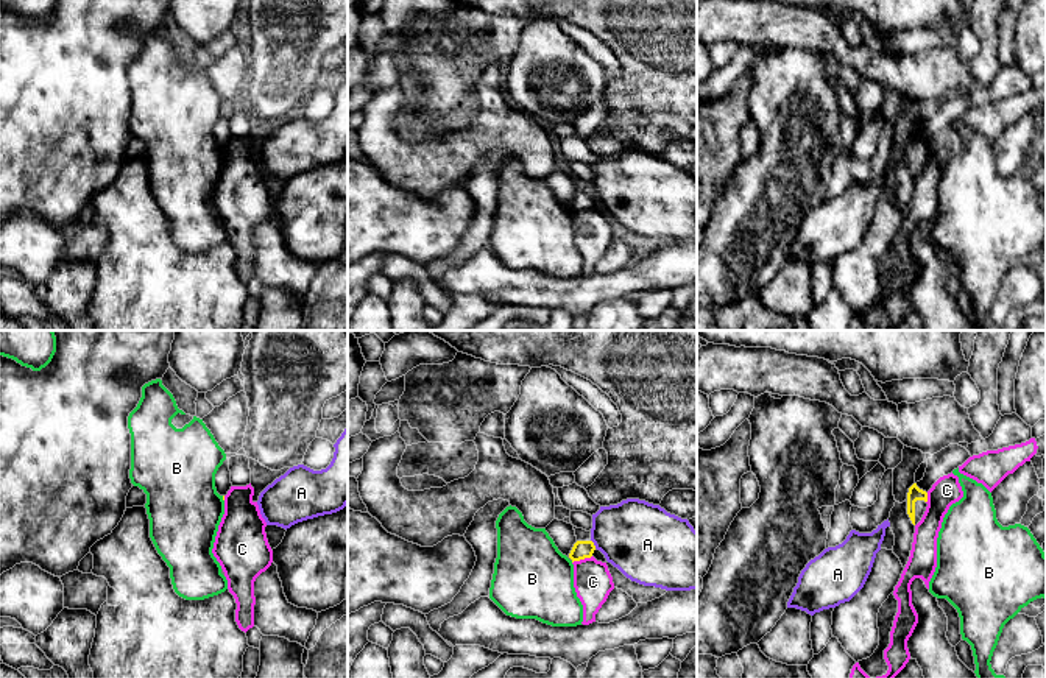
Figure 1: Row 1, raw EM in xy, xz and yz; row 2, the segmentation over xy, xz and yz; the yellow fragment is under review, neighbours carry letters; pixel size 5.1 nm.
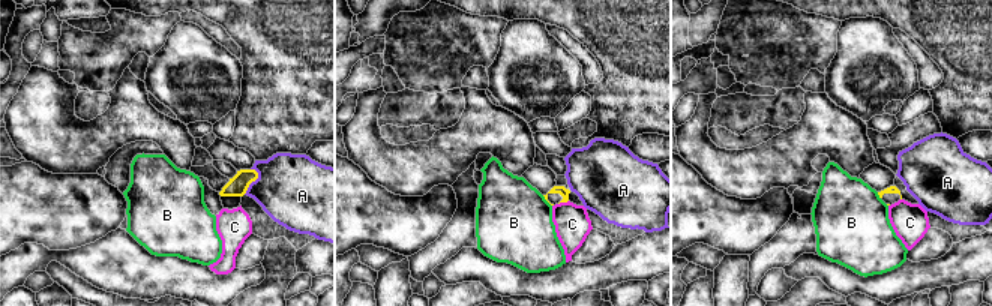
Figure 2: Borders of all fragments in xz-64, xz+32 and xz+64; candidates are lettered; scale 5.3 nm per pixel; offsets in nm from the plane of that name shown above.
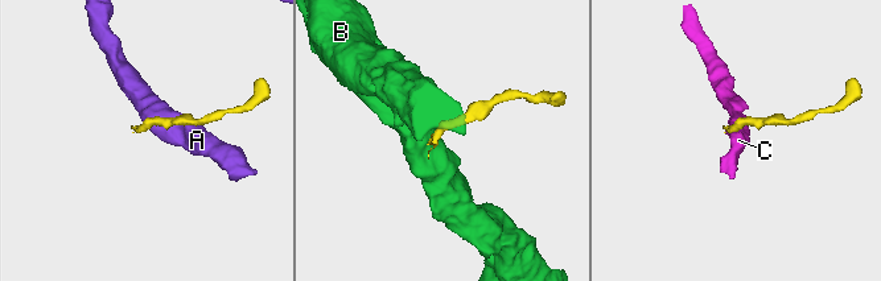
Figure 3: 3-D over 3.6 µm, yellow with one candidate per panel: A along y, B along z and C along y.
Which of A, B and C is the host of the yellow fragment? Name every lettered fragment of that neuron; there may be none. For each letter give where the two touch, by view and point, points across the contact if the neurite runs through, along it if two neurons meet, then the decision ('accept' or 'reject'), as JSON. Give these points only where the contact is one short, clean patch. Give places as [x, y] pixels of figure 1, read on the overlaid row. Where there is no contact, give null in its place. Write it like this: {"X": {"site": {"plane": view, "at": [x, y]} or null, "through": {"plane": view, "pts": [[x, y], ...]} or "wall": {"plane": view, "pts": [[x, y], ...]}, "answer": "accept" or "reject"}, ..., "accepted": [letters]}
{"A": {"site": {"plane": "xz", "at": [593, 544]}, "answer": "reject"}, "B": {"site": {"plane": "xy", "at": [223, 499]}, "wall": {"plane": "xy", "pts": [[222, 496], [223, 501]]}, "answer": "reject"}, "C": {"site": {"plane": "xz", "at": [582, 558]}, "wall": {"plane": "xz", "pts": [[591, 555], [572, 563]]}, "answer": "reject"}, "accepted": []}

